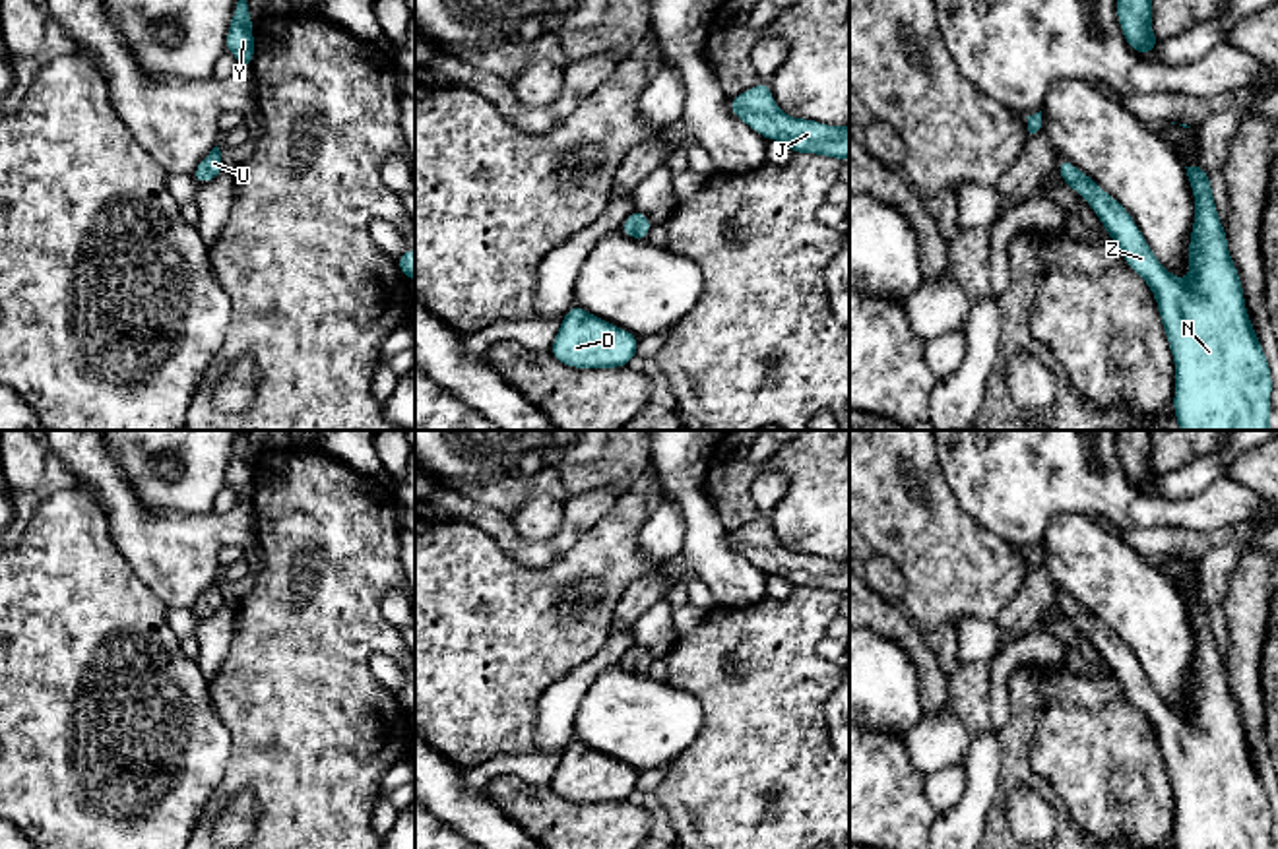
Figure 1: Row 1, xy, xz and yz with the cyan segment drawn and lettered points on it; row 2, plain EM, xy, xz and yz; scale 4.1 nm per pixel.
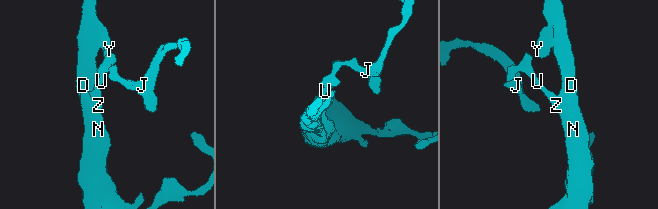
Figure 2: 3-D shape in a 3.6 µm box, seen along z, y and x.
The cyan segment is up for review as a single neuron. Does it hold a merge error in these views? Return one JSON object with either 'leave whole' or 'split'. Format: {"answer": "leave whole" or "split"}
{"answer": "leave whole"}

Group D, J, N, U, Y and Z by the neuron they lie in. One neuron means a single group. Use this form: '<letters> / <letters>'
D J N U Y Z

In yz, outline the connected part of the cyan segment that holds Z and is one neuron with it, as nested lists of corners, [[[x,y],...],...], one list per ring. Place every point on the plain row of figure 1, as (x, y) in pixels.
[[[1065,591],[1059,593],[1057,609],[1080,628],[1092,645],[1103,657],[1109,673],[1121,682],[1127,700],[1138,708],[1156,731],[1162,760],[1167,770],[1171,791],[1175,797],[1175,849],[1270,849],[1272,810],[1259,770],[1253,764],[1249,746],[1245,742],[1243,721],[1237,702],[1228,684],[1228,671],[1224,667],[1206,603],[1185,601],[1189,618],[1195,630],[1195,657],[1189,675],[1189,711],[1181,715],[1169,708],[1146,678],[1144,669],[1138,665],[1129,645],[1105,624],[1102,624],[1092,611],[1078,605]]]

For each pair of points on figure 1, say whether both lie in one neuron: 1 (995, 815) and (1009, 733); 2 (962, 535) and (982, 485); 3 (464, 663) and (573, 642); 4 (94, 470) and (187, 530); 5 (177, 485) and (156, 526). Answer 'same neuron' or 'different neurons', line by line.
1: same neuron
2: different neurons
3: same neuron
4: same neuron
5: different neurons

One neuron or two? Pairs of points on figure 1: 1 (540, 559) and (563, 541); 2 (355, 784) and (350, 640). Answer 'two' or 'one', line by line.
1: one
2: one

